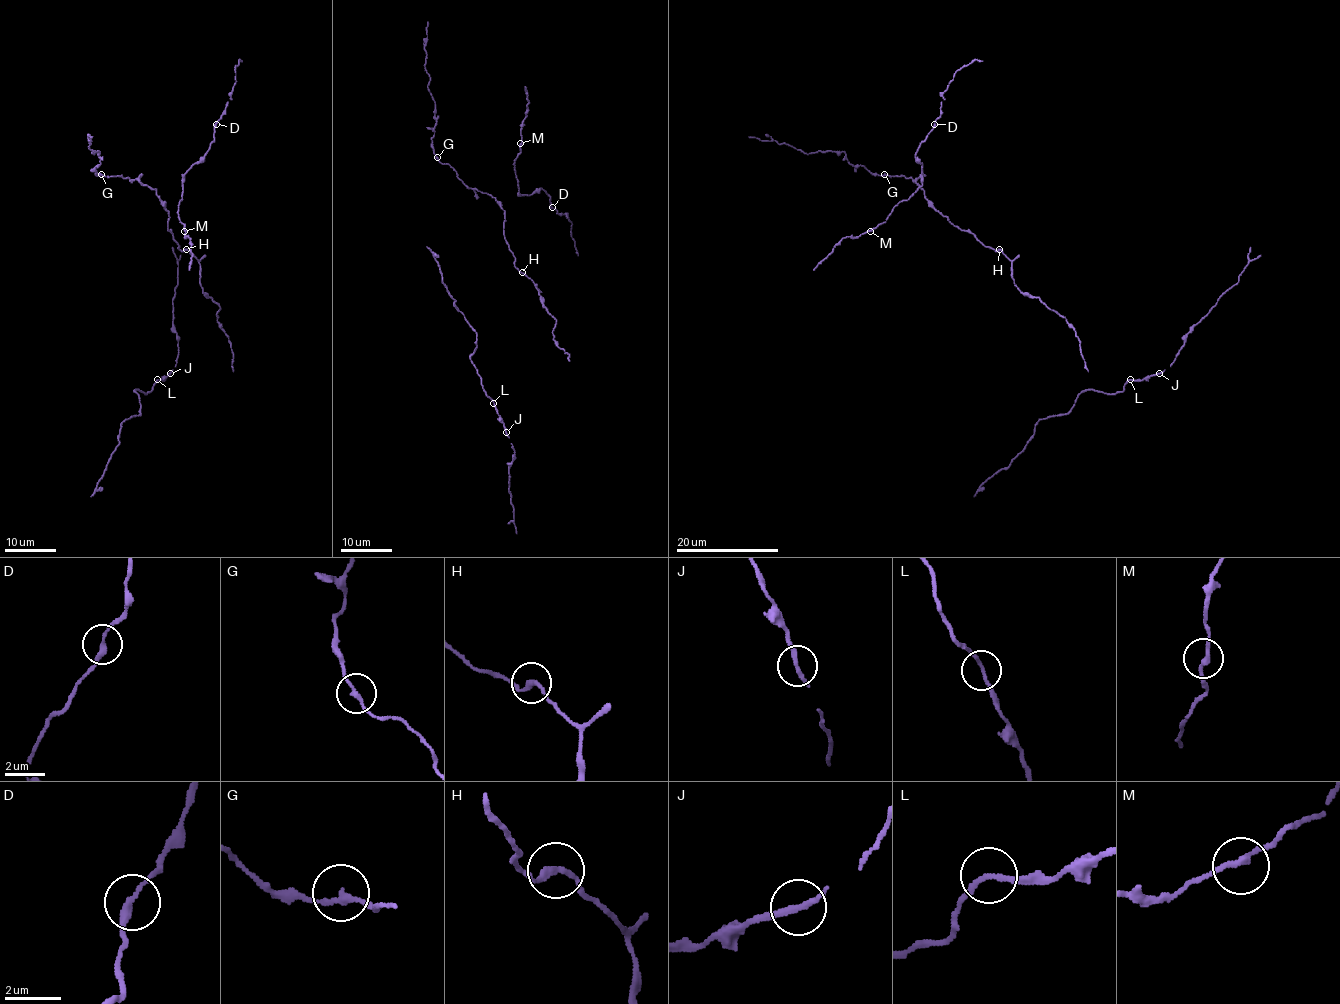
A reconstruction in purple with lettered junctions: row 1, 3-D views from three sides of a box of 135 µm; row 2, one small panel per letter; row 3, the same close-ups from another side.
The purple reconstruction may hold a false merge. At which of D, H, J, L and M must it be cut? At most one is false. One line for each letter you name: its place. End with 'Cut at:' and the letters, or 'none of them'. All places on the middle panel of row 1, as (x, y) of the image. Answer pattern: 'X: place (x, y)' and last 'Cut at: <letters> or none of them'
Cut at: none of them

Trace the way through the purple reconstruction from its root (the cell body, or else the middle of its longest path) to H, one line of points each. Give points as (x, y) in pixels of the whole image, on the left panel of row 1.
H: (211, 298), (199, 282), (198, 261), (185, 249)

